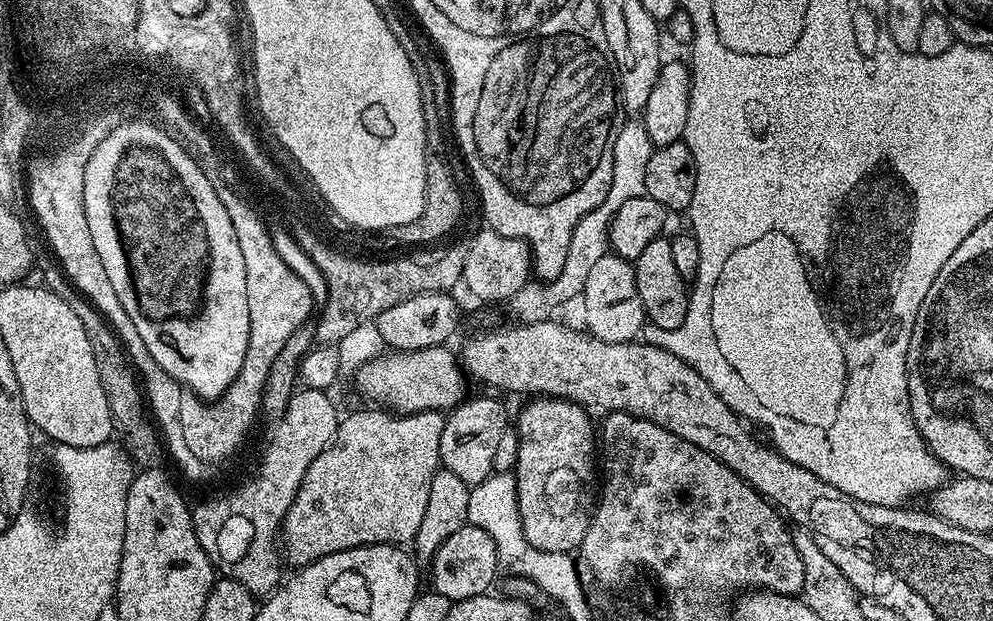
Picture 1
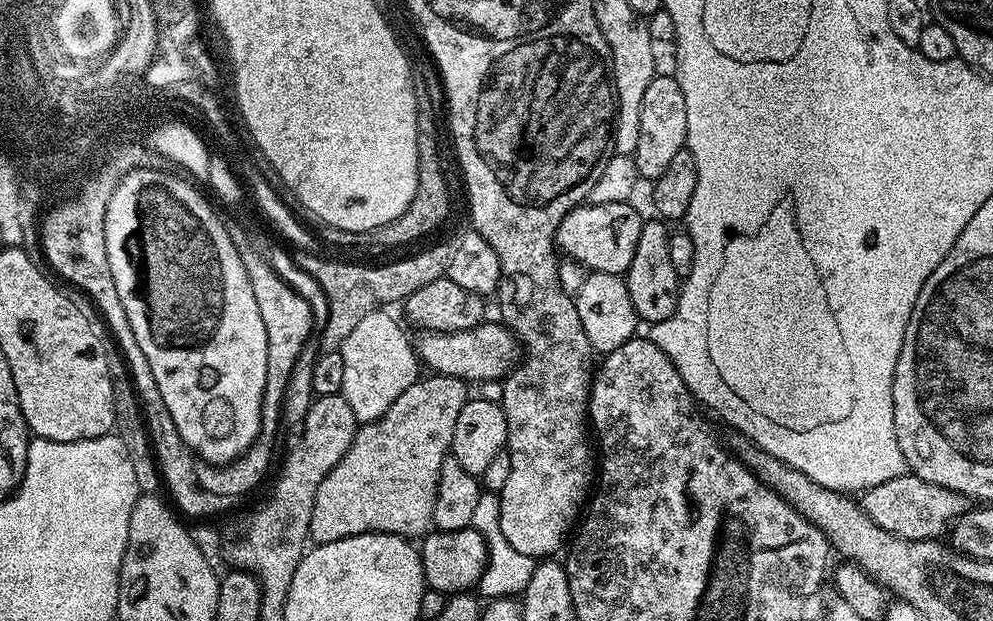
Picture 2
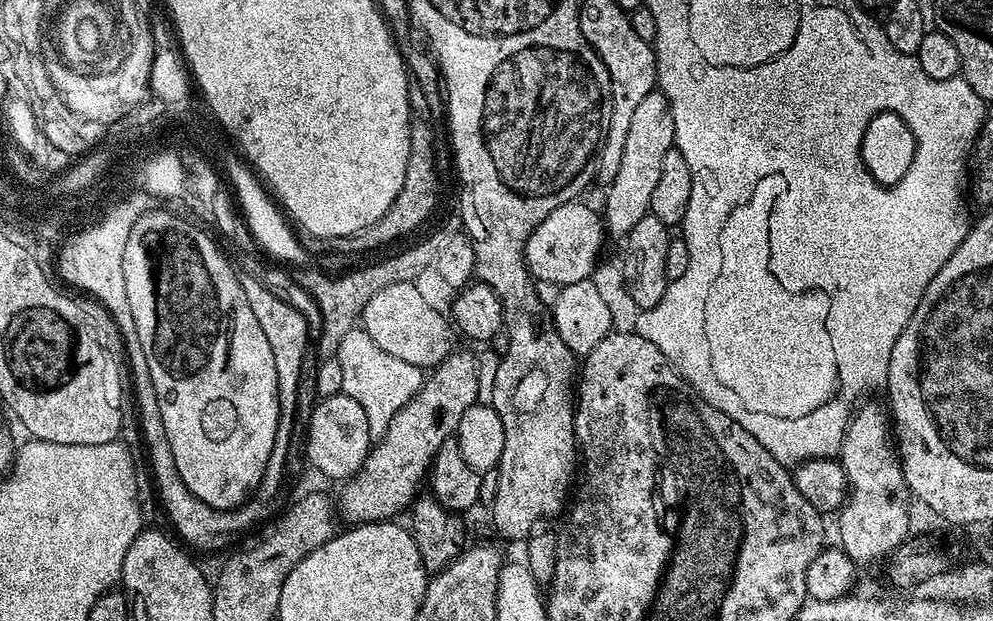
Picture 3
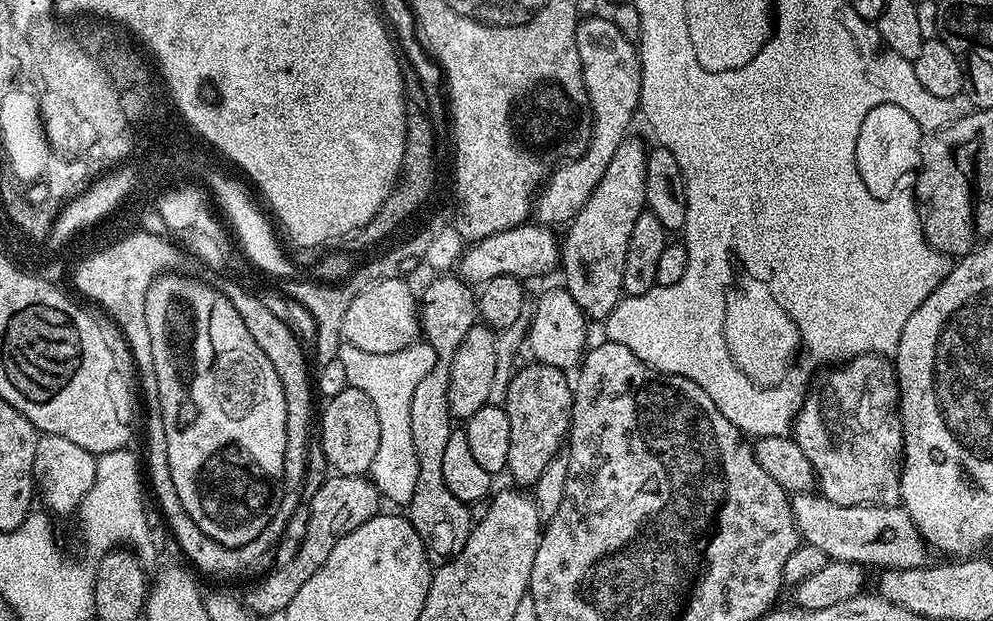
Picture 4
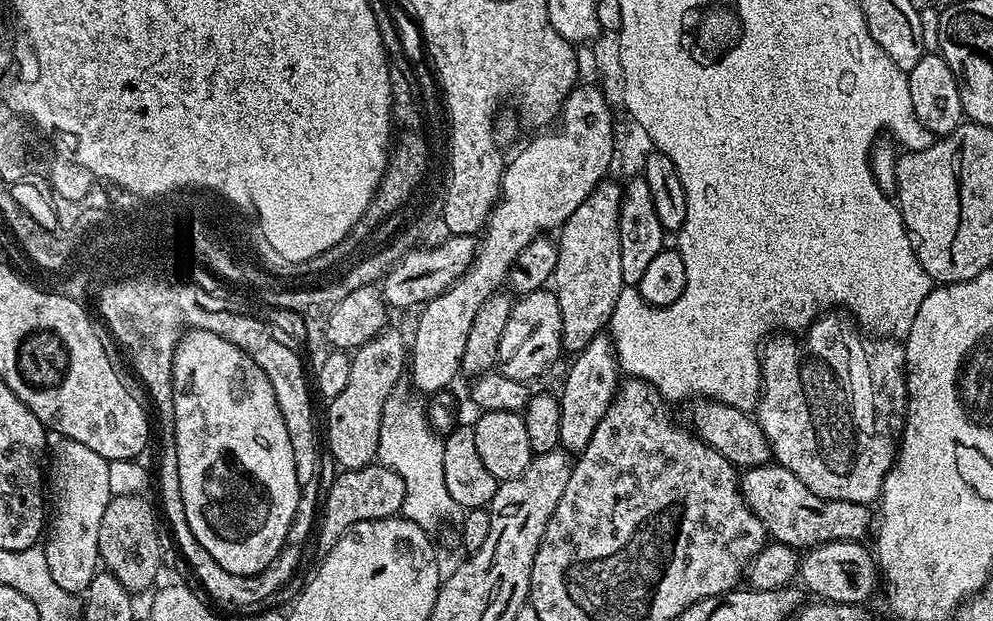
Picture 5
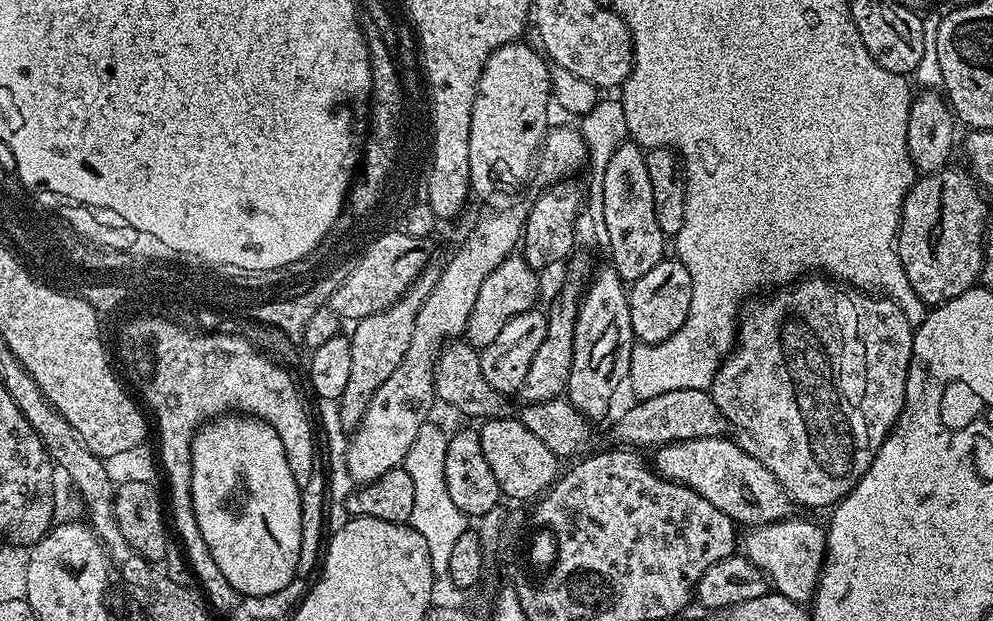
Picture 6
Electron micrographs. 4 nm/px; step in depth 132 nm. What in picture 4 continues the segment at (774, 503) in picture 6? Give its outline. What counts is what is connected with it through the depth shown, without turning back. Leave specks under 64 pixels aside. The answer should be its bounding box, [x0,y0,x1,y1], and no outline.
[791,491,929,570]

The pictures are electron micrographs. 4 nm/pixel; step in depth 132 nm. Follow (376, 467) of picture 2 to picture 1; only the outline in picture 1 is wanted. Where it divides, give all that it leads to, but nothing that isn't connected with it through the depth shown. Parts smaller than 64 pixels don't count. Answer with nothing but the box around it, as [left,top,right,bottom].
[282,406,446,566]

